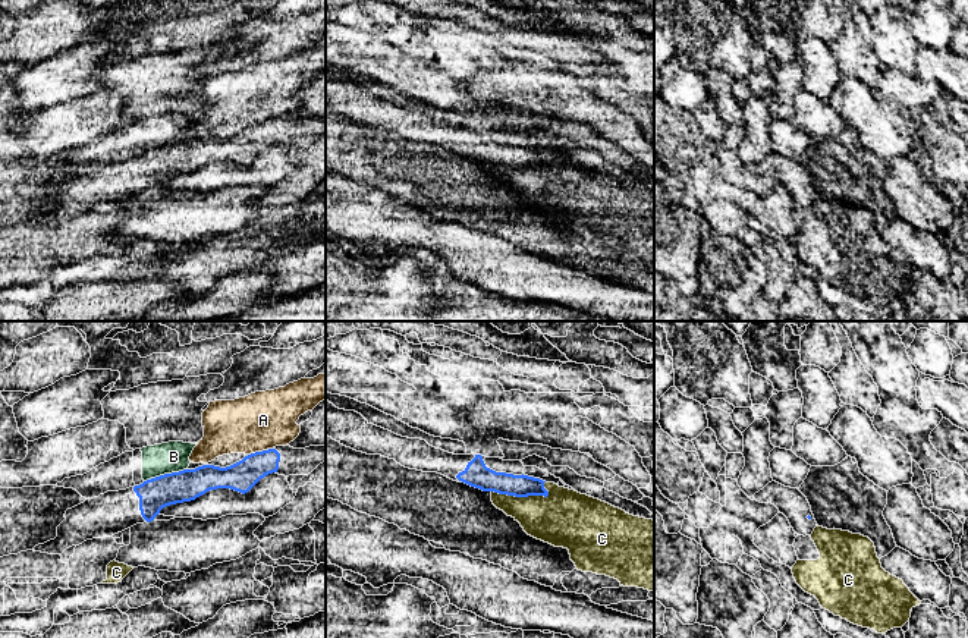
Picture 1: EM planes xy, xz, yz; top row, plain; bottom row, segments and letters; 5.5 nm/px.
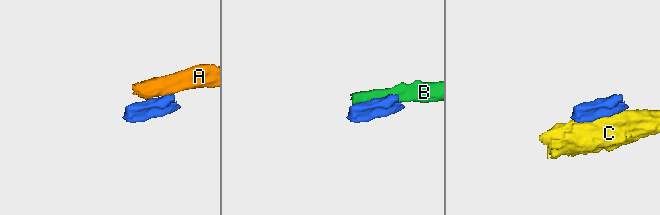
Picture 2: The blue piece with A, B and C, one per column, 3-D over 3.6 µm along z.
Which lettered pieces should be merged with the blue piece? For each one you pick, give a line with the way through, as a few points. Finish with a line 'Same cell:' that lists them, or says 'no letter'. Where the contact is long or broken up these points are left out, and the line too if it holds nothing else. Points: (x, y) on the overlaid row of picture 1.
Same cell: no letter

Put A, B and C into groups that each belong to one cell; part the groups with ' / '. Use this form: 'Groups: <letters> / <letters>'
Groups: A / B / C

